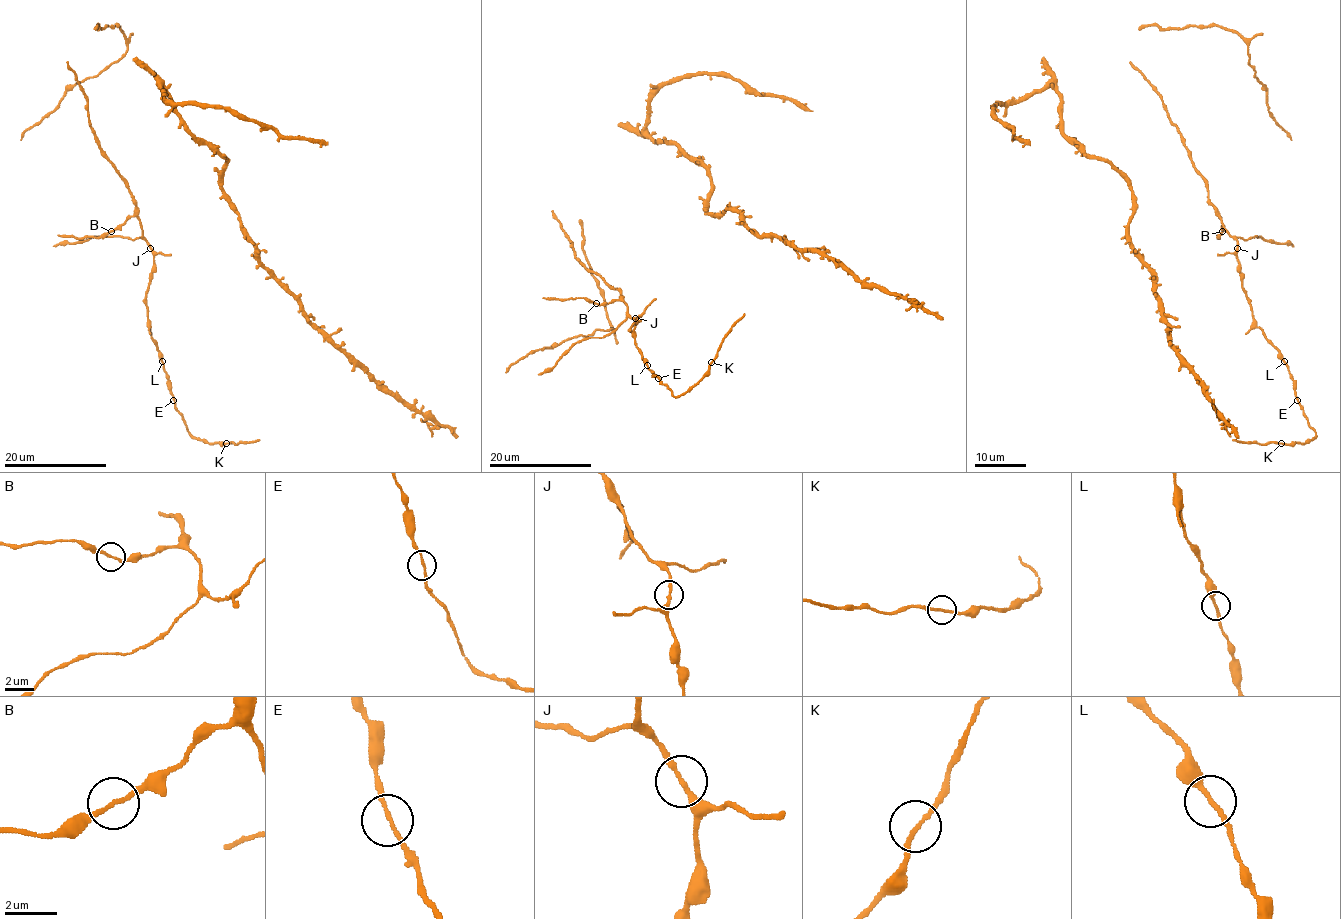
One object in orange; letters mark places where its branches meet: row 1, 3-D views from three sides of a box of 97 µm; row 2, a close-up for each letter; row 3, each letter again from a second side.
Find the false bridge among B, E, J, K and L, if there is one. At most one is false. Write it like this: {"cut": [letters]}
{"cut": []}

